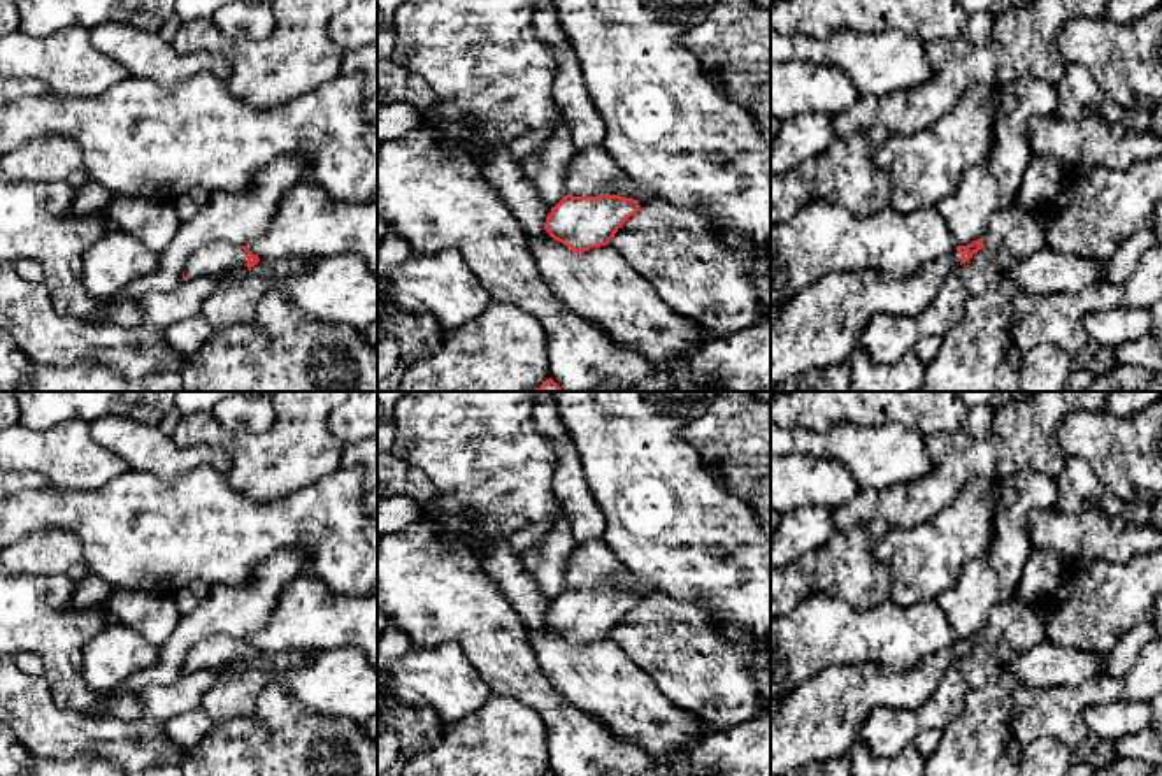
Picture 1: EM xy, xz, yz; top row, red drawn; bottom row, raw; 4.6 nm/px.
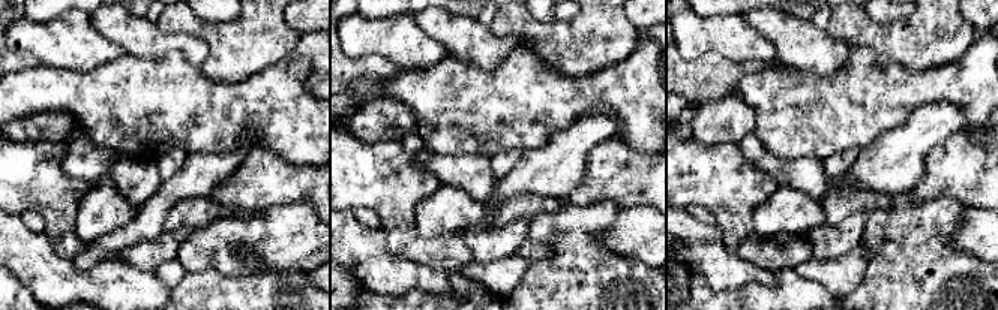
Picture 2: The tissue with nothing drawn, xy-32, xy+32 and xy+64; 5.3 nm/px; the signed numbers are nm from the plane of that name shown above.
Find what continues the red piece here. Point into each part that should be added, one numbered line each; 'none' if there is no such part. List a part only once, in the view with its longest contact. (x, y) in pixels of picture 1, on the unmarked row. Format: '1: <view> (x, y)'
1: xy (216, 653)

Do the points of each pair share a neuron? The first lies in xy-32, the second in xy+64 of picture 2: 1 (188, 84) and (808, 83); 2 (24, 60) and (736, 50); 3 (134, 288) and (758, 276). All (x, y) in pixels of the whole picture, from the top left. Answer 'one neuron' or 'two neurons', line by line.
1: one neuron
2: two neurons
3: one neuron

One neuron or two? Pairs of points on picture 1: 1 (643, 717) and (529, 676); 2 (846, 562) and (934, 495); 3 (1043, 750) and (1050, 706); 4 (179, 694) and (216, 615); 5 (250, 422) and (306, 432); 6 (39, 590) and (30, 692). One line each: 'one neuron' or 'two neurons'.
1: two neurons
2: two neurons
3: two neurons
4: two neurons
5: two neurons
6: two neurons

